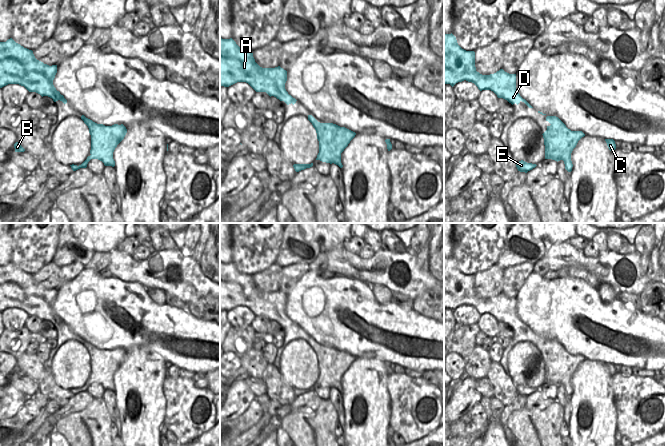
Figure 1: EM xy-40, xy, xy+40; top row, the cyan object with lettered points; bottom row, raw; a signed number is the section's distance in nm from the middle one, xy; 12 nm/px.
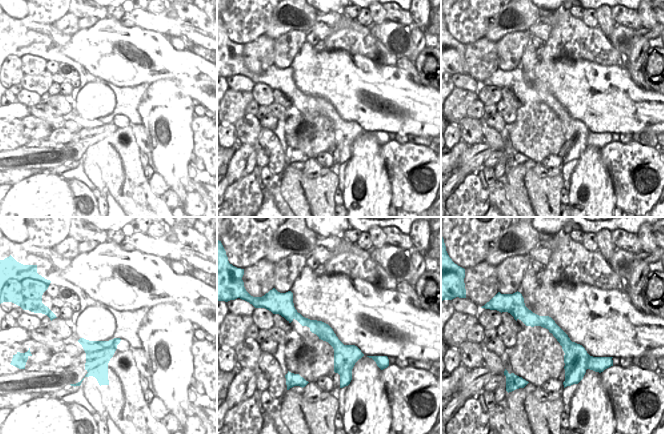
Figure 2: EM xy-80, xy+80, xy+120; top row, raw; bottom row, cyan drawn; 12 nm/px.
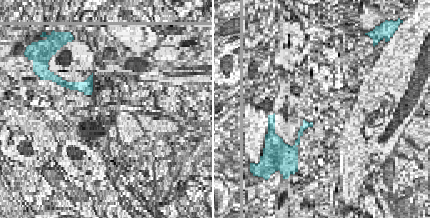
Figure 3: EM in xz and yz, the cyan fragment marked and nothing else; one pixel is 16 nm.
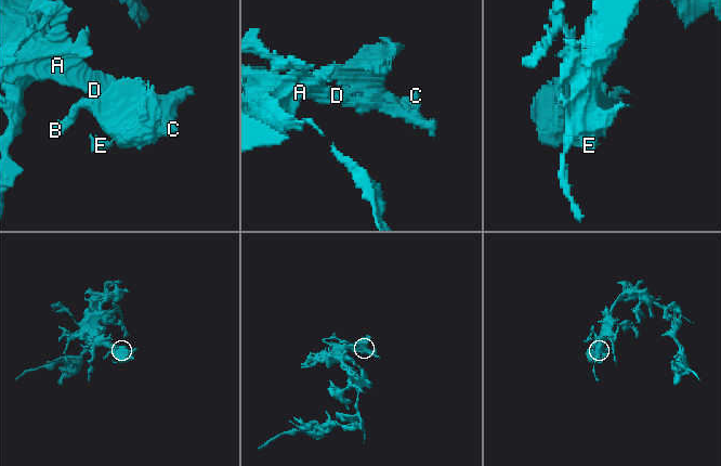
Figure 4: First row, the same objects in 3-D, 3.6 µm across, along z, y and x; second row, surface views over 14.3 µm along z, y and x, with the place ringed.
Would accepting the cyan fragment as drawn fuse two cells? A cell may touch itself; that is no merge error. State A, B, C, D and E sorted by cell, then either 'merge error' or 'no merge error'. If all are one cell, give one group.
A C D / B E; merge error

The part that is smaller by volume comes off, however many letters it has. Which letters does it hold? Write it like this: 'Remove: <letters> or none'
Remove: B, E

